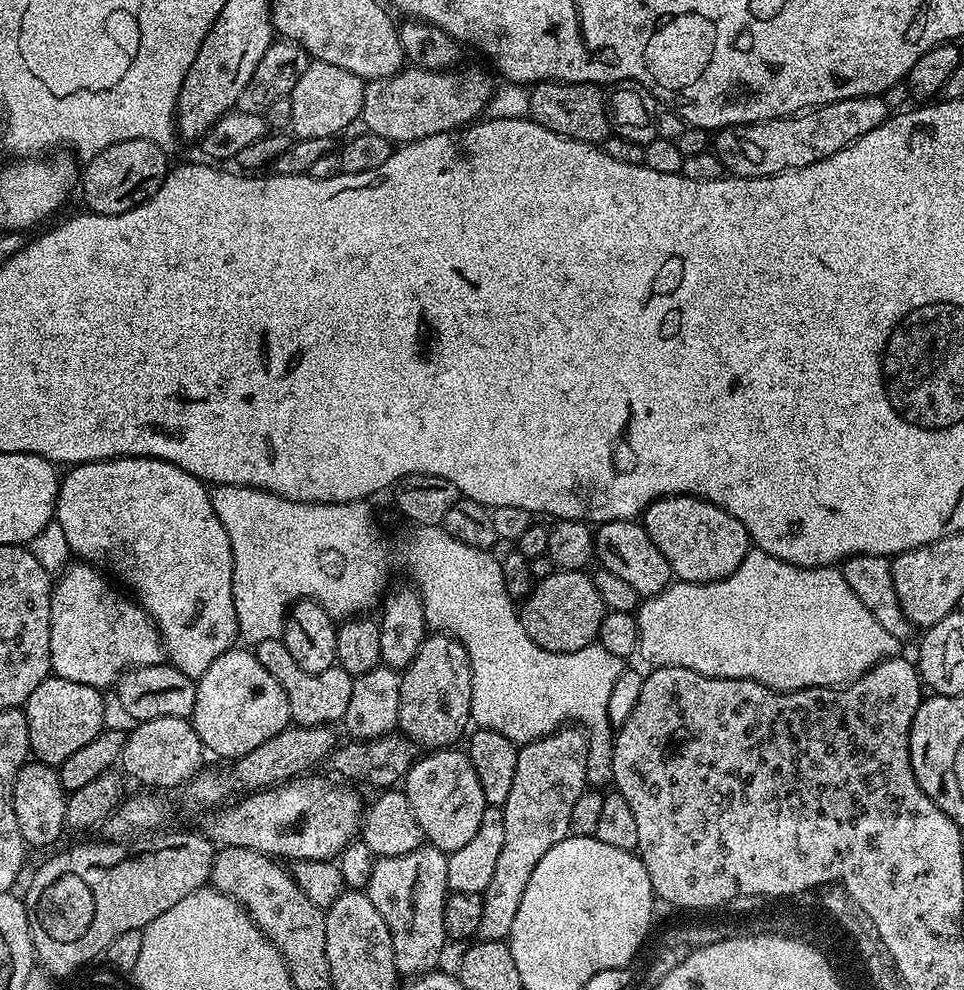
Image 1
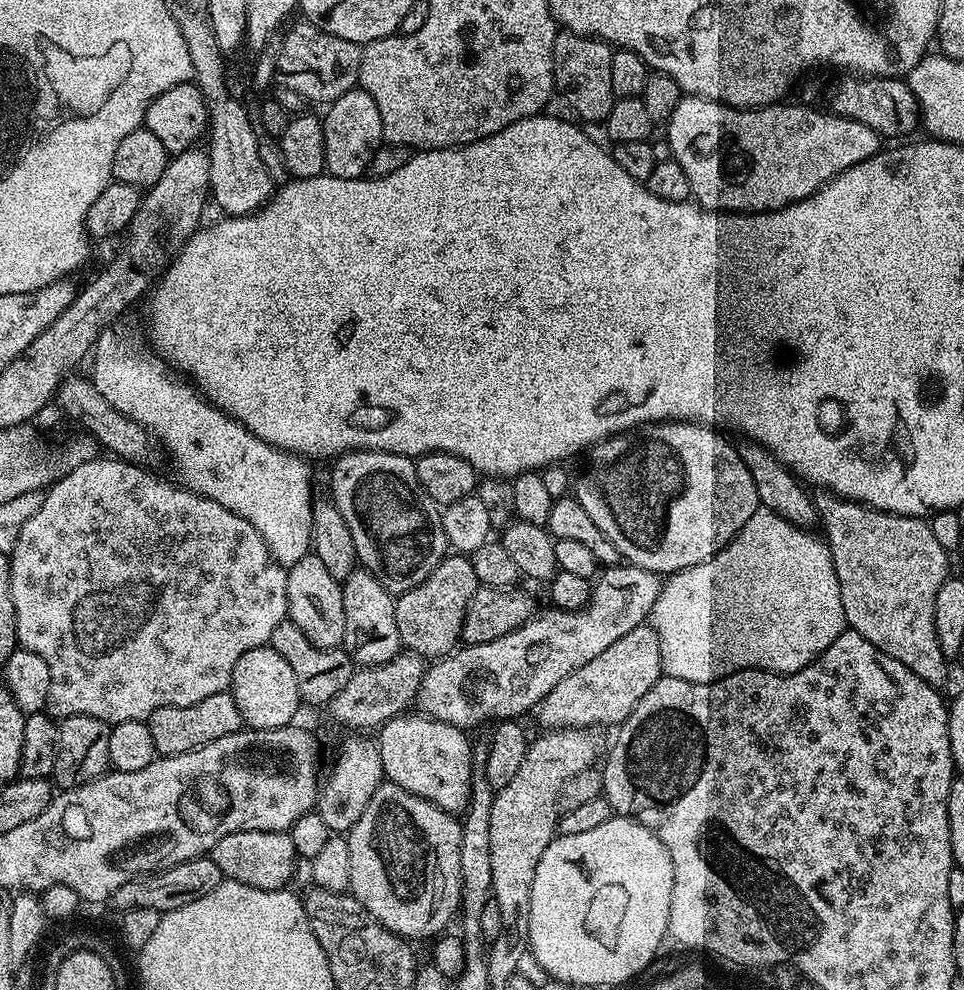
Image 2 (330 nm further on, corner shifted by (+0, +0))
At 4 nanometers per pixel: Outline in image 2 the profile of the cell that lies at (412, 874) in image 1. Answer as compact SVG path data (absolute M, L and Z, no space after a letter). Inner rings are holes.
M387 782L380 784L378 790L374 790L374 794L366 806L366 810L362 810L362 818L358 818L358 822L346 834L348 849L350 850L350 882L348 883L348 888L351 895L356 897L358 903L383 928L389 928L397 936L405 937L409 941L417 942L416 940L424 940L427 936L432 938L437 934L443 933L447 929L444 927L451 922L452 915L454 917L457 915L460 906L460 847L462 846L462 830L460 826L461 821L453 813L434 806L428 800L423 800L414 794L410 794L410 790L402 790L402 786L398 786L397 784L389 784Z

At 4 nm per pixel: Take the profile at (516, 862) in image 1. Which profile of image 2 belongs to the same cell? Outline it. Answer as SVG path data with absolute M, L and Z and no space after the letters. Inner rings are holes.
M645 622L634 626L630 634L618 638L608 649L602 650L598 658L578 666L574 674L566 674L550 694L538 705L540 720L545 729L553 728L588 728L592 724L623 724L634 706L658 682L662 675L660 667L660 647L658 636L651 623Z

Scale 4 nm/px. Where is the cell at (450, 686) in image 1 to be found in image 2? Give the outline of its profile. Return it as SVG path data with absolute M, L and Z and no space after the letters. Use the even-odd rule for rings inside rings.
M449 554L418 586L395 597L394 622L398 622L400 643L407 651L425 658L443 658L457 647L466 606L476 593L478 581L471 559L464 554Z

